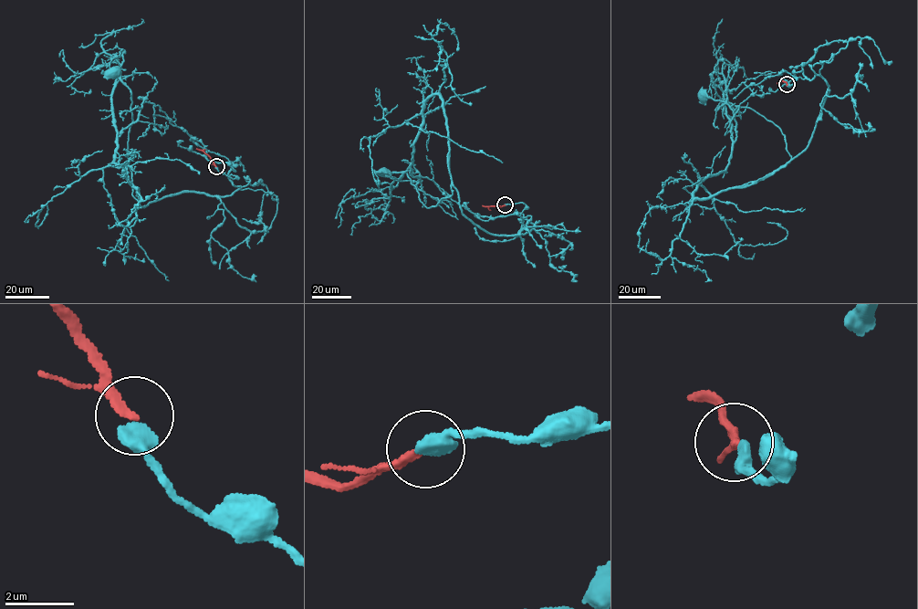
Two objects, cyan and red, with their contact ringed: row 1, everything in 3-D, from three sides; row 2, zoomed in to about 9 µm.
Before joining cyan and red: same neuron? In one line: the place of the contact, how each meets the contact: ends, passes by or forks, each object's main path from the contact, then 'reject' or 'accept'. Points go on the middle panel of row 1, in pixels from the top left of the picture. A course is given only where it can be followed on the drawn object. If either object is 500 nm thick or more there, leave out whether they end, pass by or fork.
place (505, 204); cyan ends; red ends; course cyan (505, 204), (524, 203), (534, 227), (488, 234), (452, 183), (429, 208), (407, 173), (384, 171); course red (505, 204), (482, 205); reject

